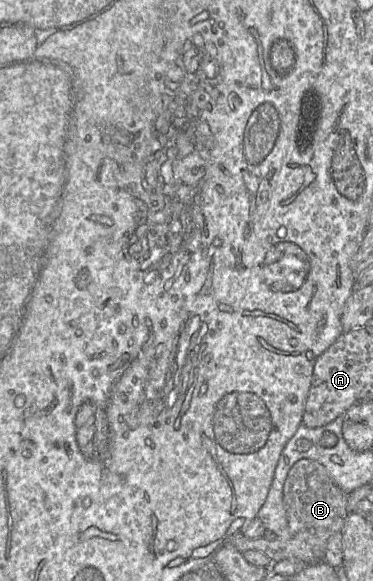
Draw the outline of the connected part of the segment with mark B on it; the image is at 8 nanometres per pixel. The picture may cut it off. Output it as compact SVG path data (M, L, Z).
M300 459L289 470L283 486L283 502L288 520L285 532L270 541L265 537L250 539L244 535L238 535L228 542L242 554L247 550L257 550L267 555L273 563L287 559L300 564L310 564L324 560L324 554L329 538L342 532L345 520L348 516L348 495L343 491L330 476L327 469L318 461L313 459Z

